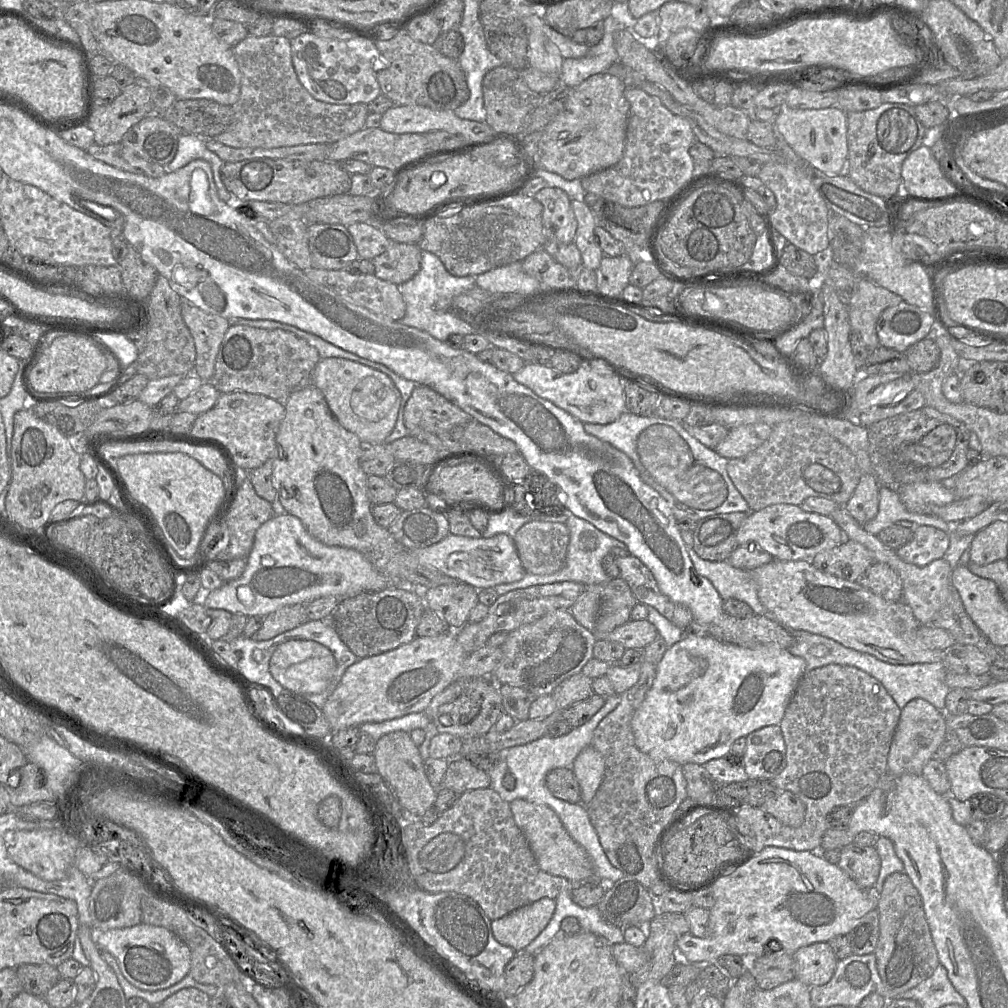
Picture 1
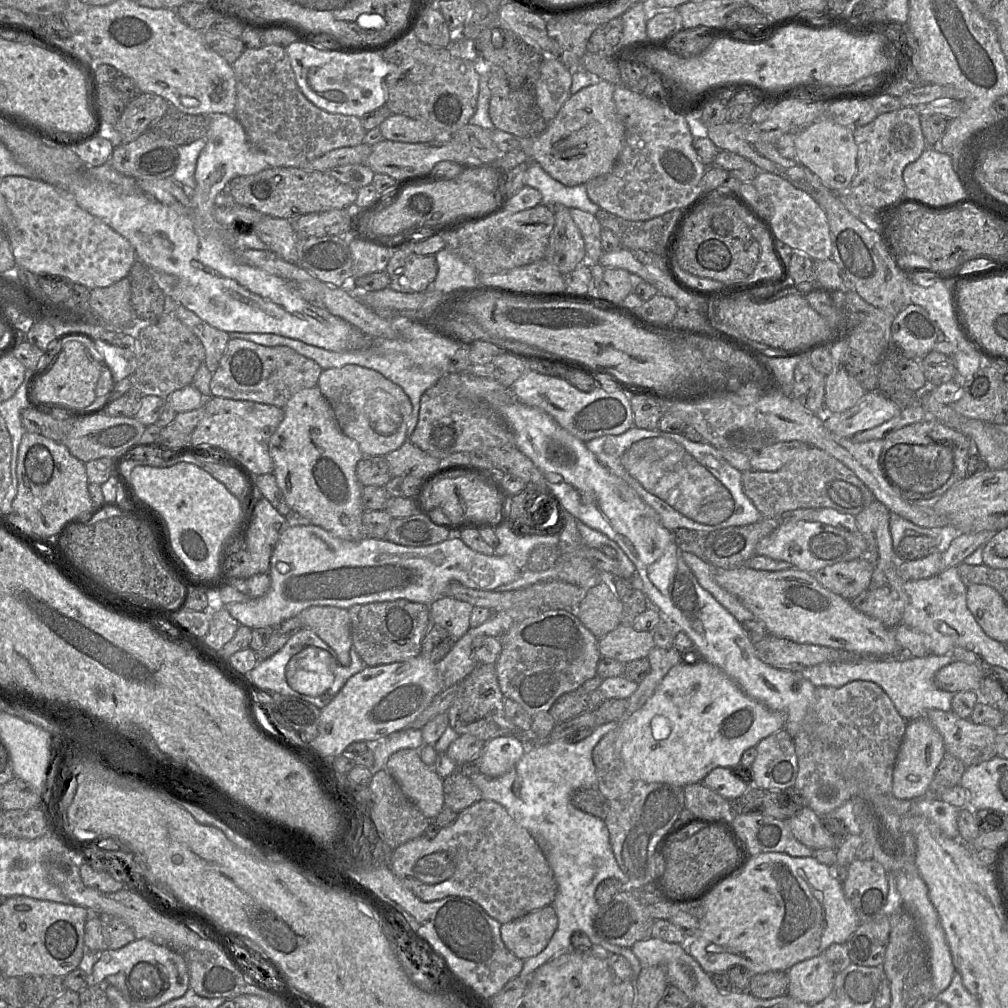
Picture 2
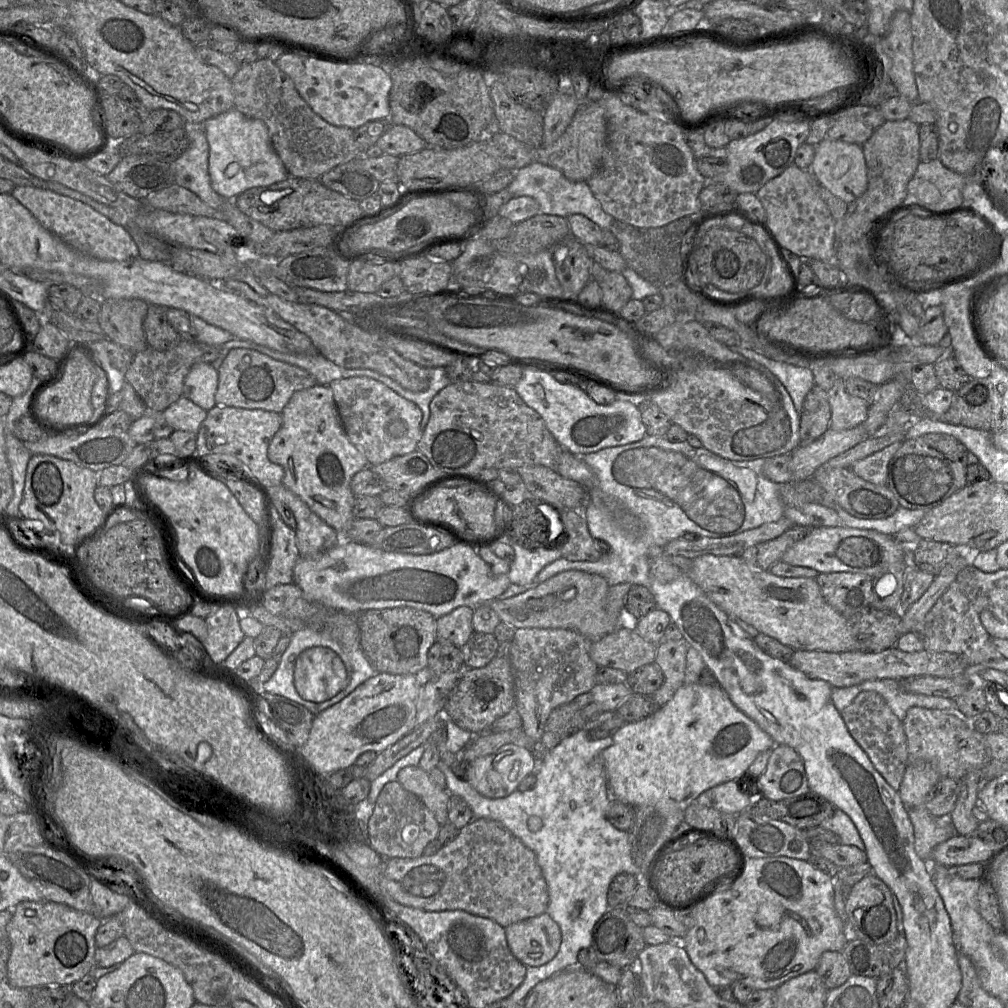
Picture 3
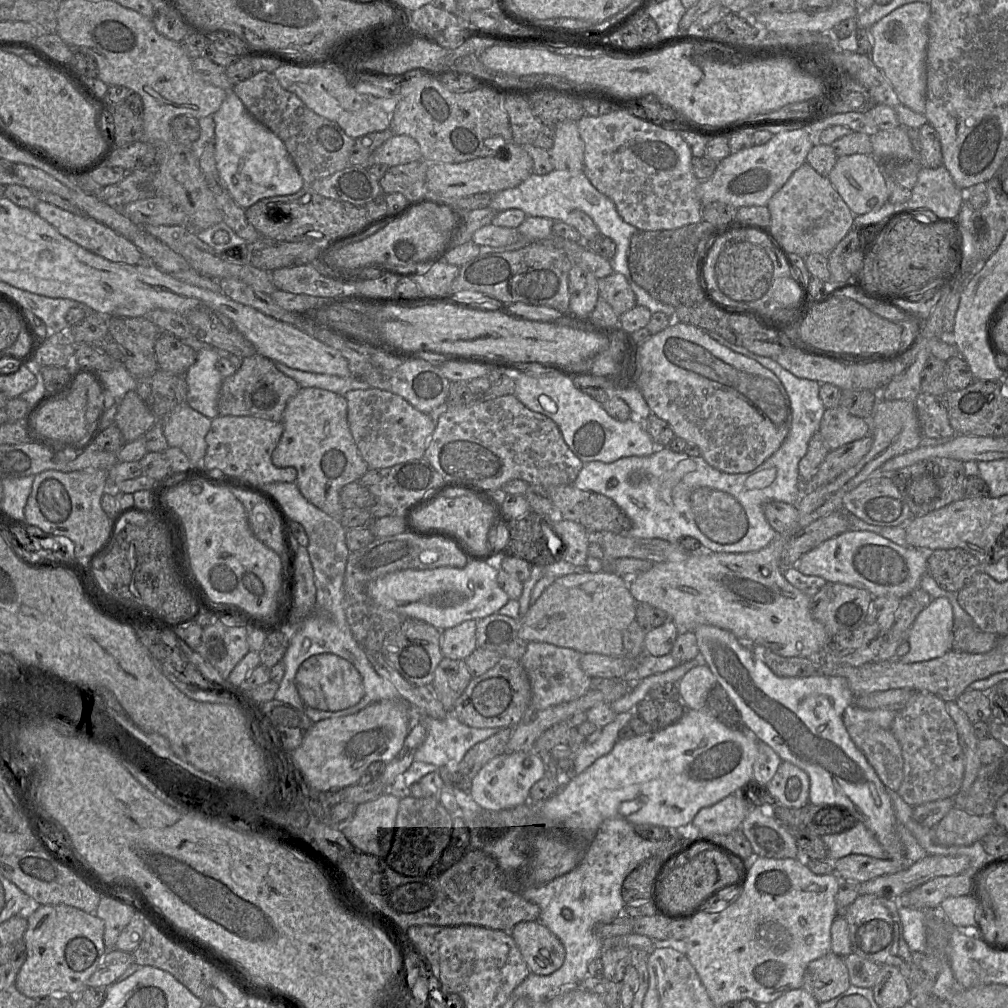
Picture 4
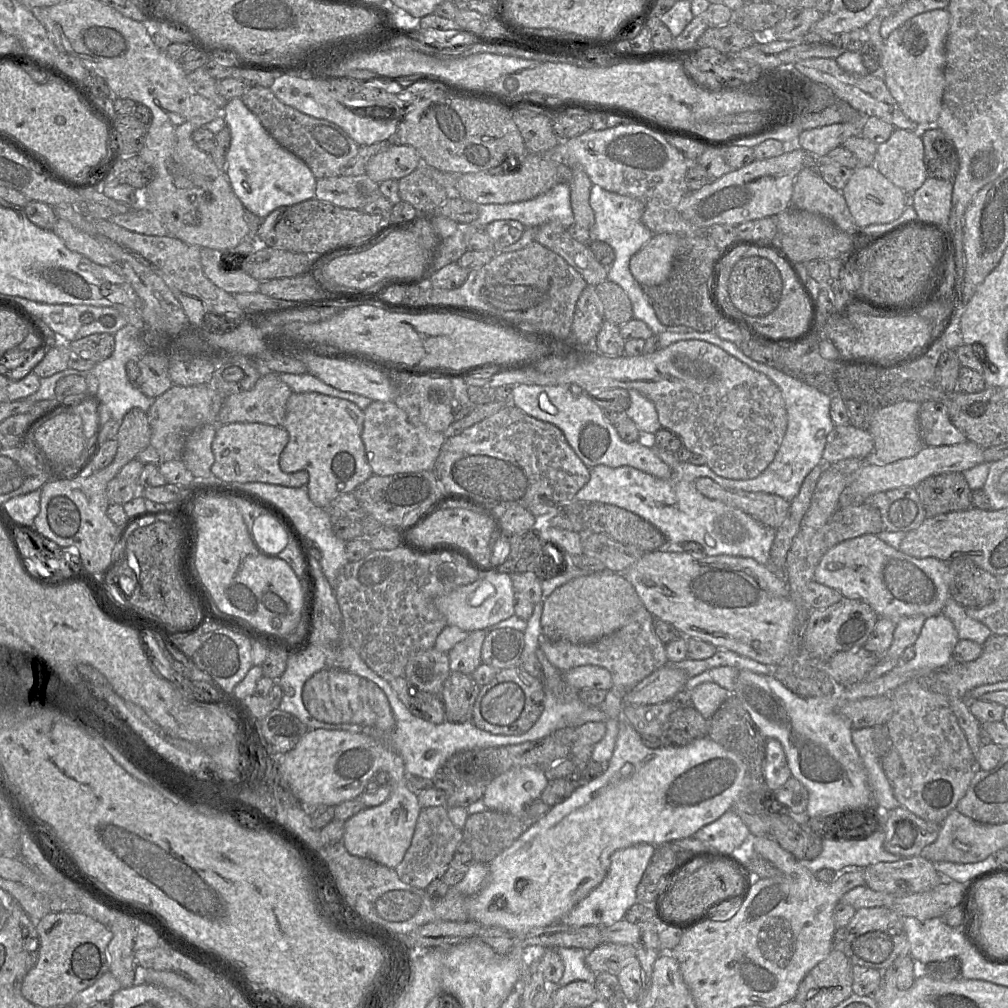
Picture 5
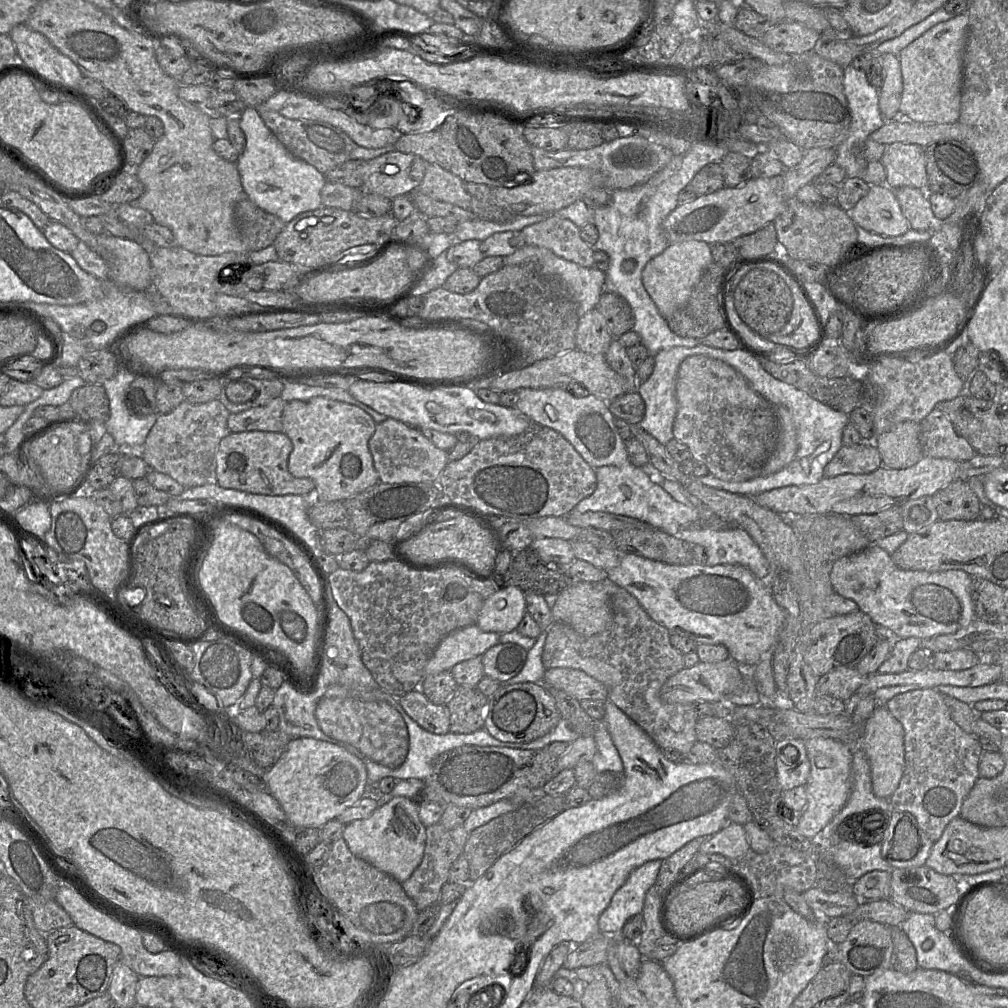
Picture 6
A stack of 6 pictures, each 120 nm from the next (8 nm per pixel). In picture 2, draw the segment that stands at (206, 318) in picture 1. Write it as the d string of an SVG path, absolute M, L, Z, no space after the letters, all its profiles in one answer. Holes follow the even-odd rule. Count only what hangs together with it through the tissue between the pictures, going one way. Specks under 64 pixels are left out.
M180 304L176 307L176 317L202 342L205 348L204 363L214 373L227 347L229 333L214 328Z

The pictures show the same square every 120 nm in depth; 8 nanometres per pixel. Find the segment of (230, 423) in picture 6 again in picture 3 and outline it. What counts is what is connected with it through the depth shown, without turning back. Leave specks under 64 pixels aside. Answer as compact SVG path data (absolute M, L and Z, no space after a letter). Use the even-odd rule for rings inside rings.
M232 348L218 369L216 404L281 413L294 392L313 387L315 377L307 370L279 361L257 350Z

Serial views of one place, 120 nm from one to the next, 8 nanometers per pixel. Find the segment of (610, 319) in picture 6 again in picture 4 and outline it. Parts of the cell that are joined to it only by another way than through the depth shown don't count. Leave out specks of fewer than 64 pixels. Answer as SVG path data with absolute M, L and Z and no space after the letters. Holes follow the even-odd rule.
M613 272L611 275L599 279L599 294L621 316L636 304L636 297L623 274Z

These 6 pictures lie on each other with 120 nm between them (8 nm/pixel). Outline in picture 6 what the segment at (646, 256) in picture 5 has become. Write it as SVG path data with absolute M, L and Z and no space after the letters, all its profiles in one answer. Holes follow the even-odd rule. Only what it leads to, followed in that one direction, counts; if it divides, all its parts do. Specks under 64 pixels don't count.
M703 241L672 243L652 258L642 271L642 283L663 318L670 317L689 299L693 288L706 269L714 262L711 247Z

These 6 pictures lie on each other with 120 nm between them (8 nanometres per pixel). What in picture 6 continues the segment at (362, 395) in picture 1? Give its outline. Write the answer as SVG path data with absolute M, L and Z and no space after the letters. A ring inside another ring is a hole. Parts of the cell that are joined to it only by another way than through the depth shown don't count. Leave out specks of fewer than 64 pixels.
M393 418L376 424L375 431L368 442L373 457L374 468L380 482L431 482L437 483L448 463L448 452L437 448L419 429Z

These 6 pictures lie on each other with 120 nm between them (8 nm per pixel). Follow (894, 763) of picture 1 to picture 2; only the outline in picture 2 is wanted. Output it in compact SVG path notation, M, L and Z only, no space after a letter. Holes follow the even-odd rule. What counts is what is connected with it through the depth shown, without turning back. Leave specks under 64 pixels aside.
M919 717L907 721L893 769L891 793L898 799L916 800L928 794L929 786L945 754L945 749L942 736L927 719Z

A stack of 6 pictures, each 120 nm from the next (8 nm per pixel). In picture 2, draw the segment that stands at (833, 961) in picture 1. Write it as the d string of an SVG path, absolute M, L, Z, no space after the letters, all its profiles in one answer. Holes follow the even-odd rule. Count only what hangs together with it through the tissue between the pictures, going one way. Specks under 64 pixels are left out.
M824 953L793 965L787 974L788 995L810 1006L828 997L836 975Z

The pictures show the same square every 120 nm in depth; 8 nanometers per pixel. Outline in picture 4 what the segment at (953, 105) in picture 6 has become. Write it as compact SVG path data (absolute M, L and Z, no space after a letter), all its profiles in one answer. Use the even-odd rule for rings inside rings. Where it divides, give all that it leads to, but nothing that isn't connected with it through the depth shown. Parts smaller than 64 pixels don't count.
M913 2L895 9L869 28L873 41L873 63L888 80L900 101L919 114L925 114L926 110L926 55L930 15L928 3Z

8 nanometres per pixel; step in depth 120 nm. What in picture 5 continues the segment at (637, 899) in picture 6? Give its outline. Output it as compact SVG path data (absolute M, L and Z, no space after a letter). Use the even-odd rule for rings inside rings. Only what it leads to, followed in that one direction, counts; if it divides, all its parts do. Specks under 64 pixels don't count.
M640 843L615 851L610 858L607 875L599 886L582 899L560 922L573 927L605 928L624 919L627 910L636 903L637 886L654 853L654 846Z

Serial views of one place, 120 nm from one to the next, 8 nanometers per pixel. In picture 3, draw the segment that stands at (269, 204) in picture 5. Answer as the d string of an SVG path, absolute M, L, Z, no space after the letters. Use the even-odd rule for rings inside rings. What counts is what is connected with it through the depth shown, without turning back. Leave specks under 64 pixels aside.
M235 107L204 121L209 145L208 173L213 190L226 200L255 187L268 187L290 175L275 151L266 124L241 113Z

